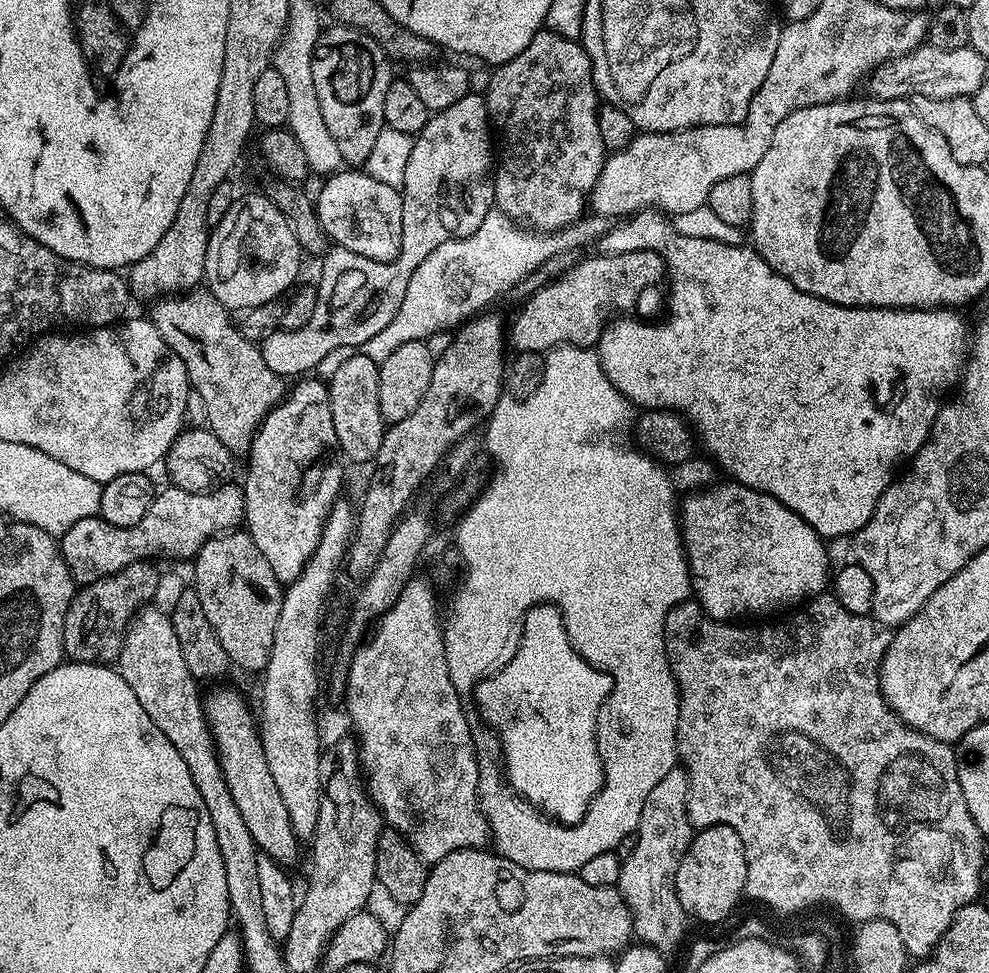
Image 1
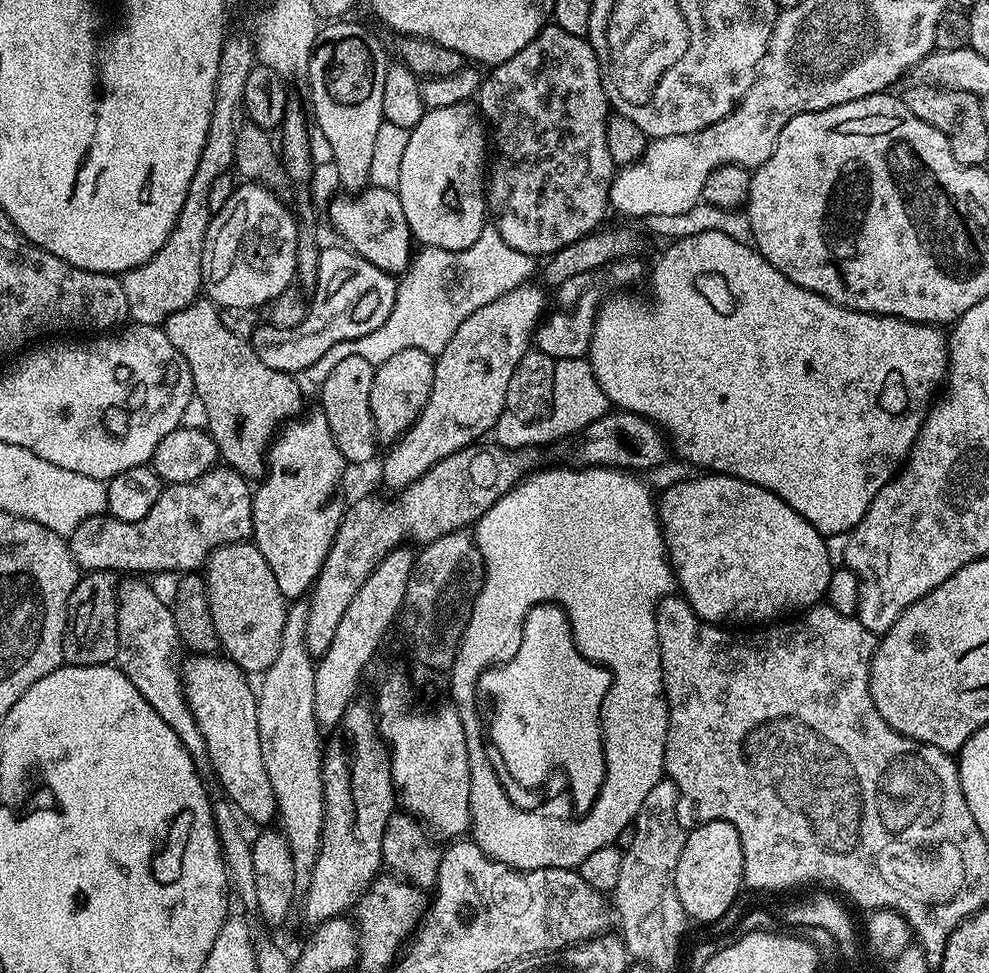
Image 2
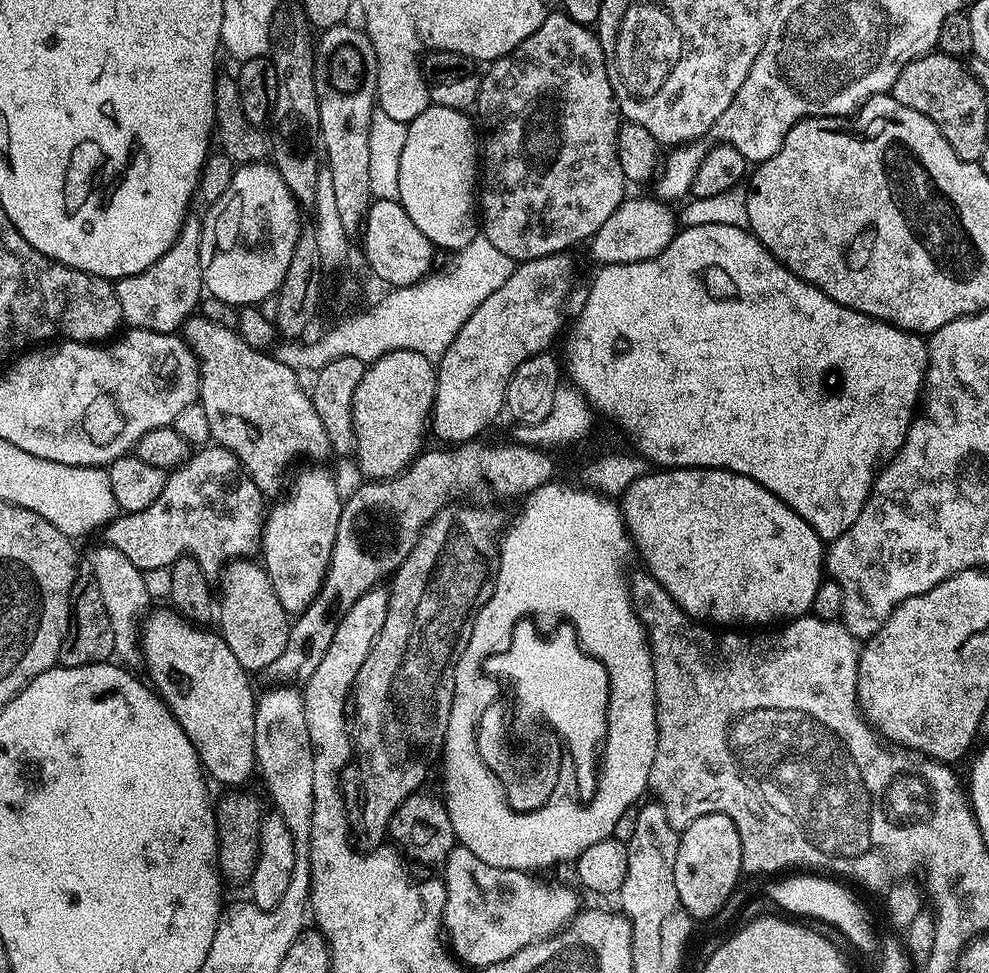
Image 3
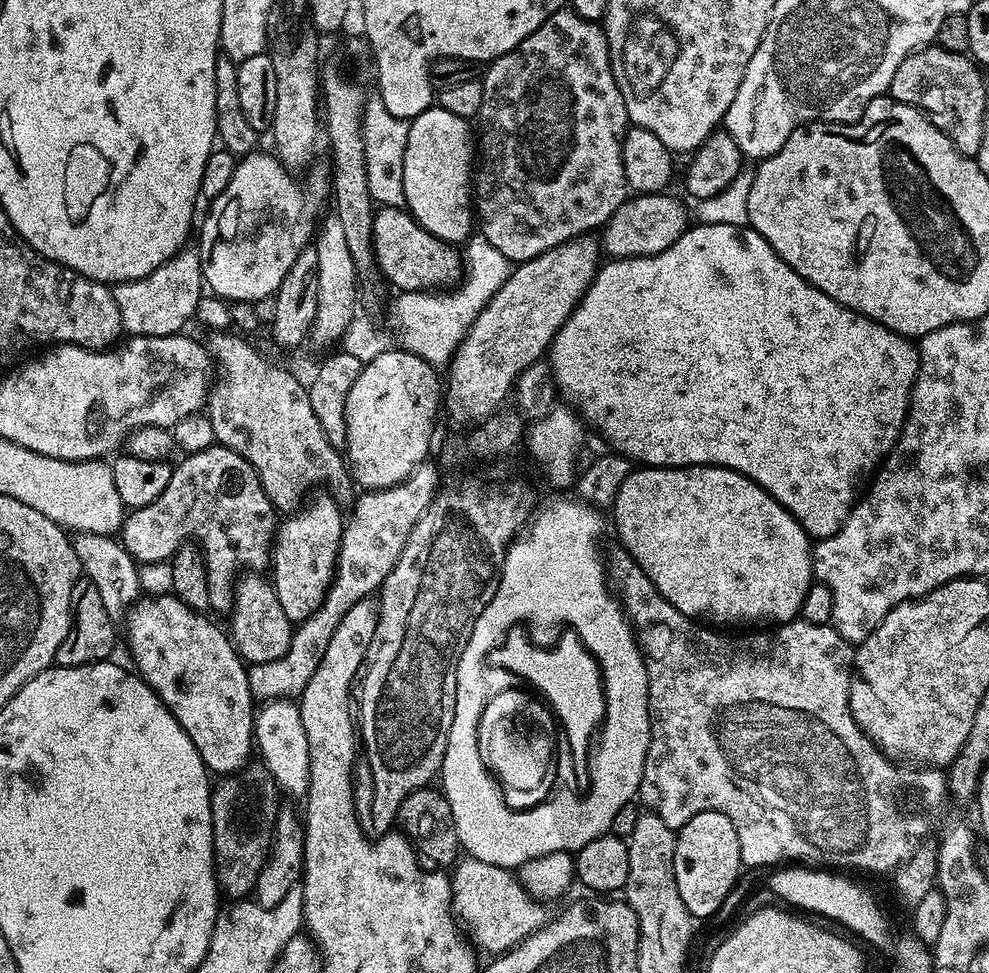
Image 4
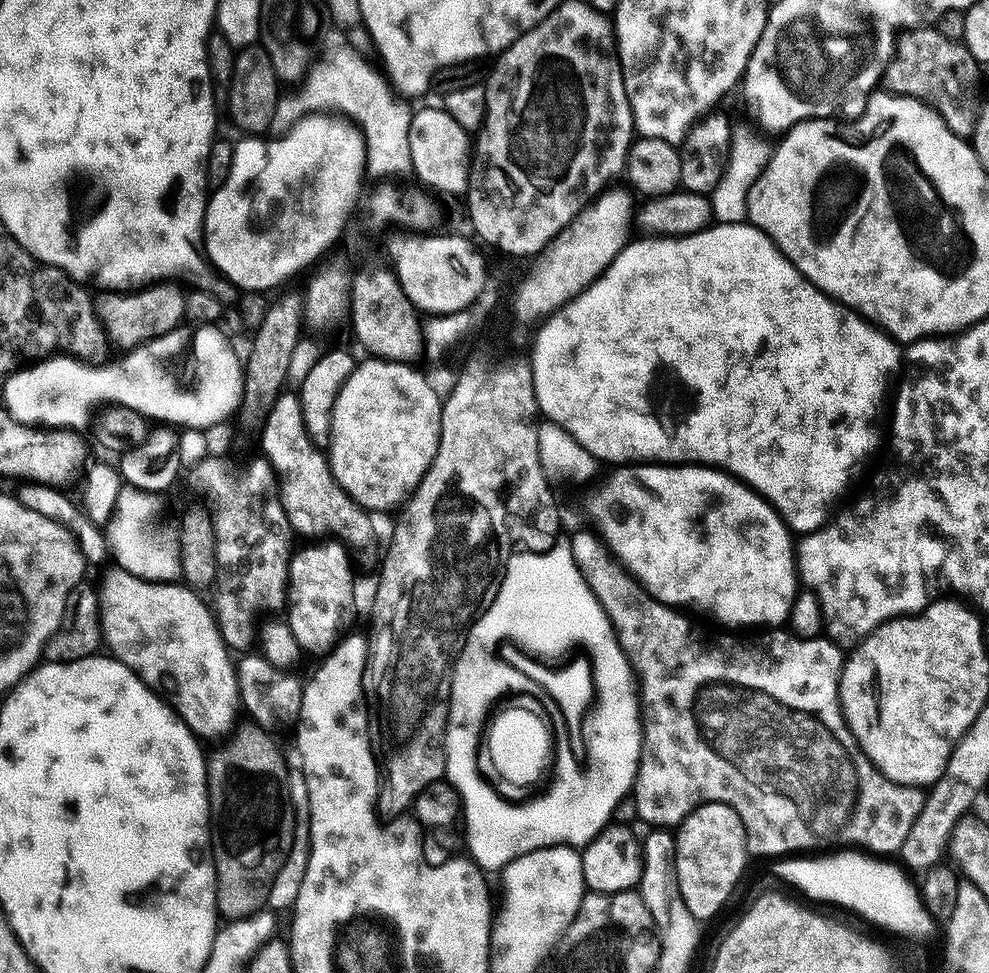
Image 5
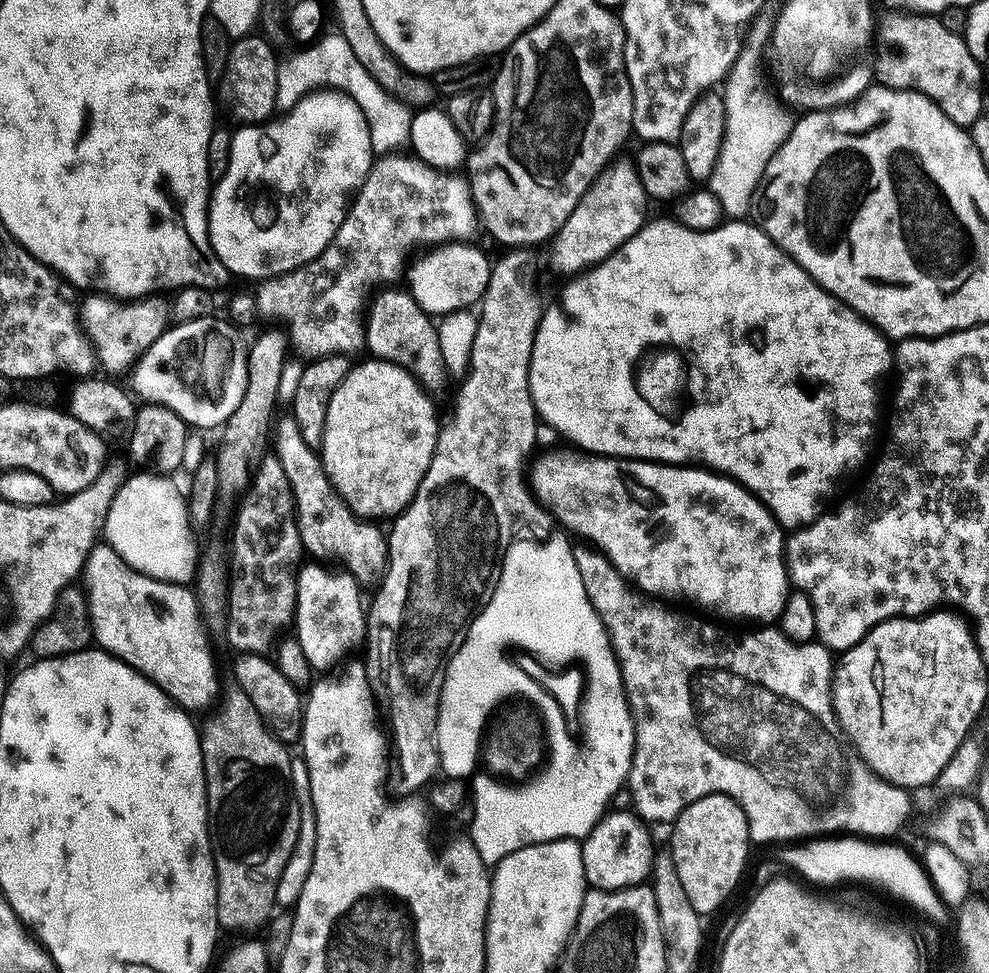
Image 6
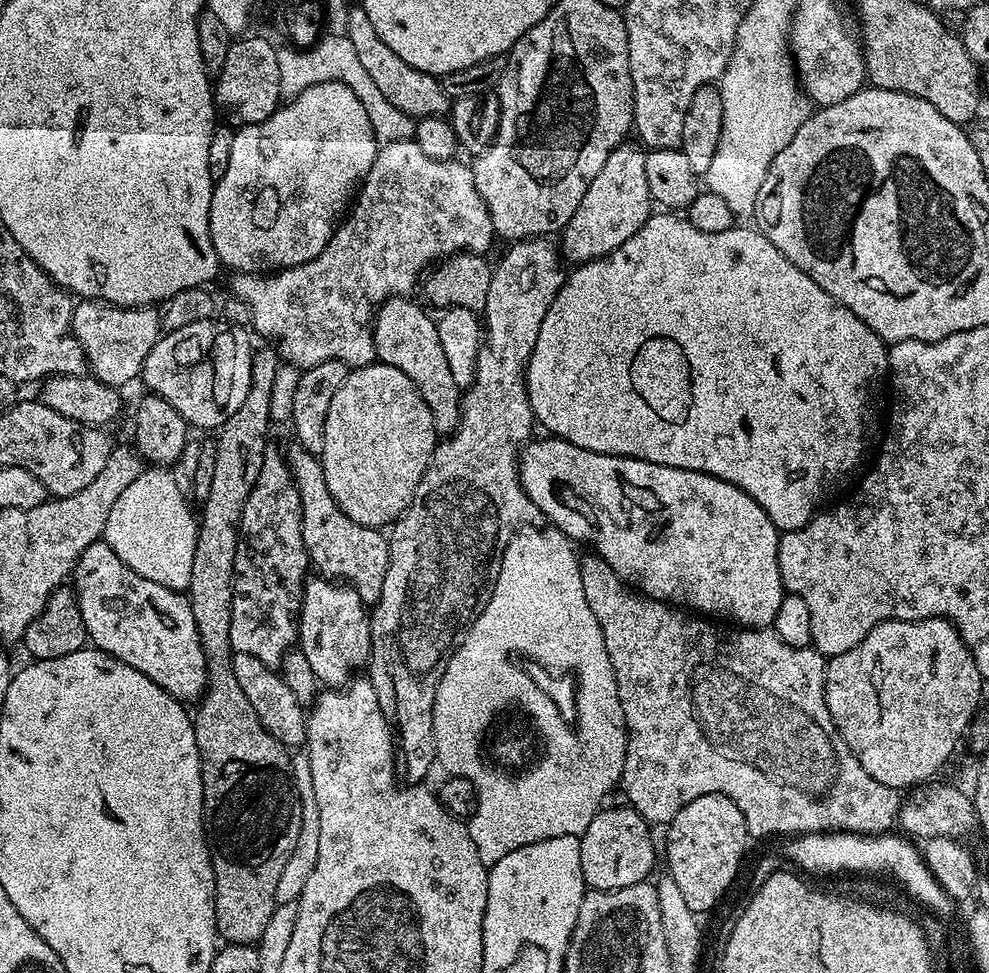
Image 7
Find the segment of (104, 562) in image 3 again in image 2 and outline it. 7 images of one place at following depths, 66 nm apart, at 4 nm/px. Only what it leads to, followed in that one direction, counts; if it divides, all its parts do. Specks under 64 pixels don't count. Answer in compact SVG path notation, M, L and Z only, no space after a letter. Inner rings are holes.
M126 578L117 585L118 650L115 665L120 672L126 674L126 678L130 679L158 716L178 734L193 760L205 761L208 755L205 739L185 702L179 671L174 666L174 654L180 643L172 609L159 601L147 581L140 580L143 579Z

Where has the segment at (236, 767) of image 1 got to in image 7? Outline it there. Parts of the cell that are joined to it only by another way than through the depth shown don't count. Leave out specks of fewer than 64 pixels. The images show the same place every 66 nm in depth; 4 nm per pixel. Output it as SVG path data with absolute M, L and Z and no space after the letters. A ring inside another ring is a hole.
M107 542L91 544L76 561L74 591L89 641L101 652L146 674L181 702L199 701L208 687L208 660L200 645L194 610L187 595L142 578Z

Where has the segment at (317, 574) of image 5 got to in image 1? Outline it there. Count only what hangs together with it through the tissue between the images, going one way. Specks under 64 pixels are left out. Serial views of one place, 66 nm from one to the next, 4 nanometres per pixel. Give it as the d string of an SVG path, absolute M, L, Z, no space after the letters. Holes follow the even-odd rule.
M319 378L310 379L293 383L296 385L293 388L291 385L284 399L264 416L246 453L248 473L242 481L244 524L248 537L258 550L262 550L262 558L266 558L266 562L270 562L270 570L274 570L274 578L278 578L284 586L294 583L302 574L306 562L310 562L310 554L314 554L314 546L318 546L318 538L322 538L322 526L336 501L341 499L340 487L344 484L345 465L336 447L328 385Z

